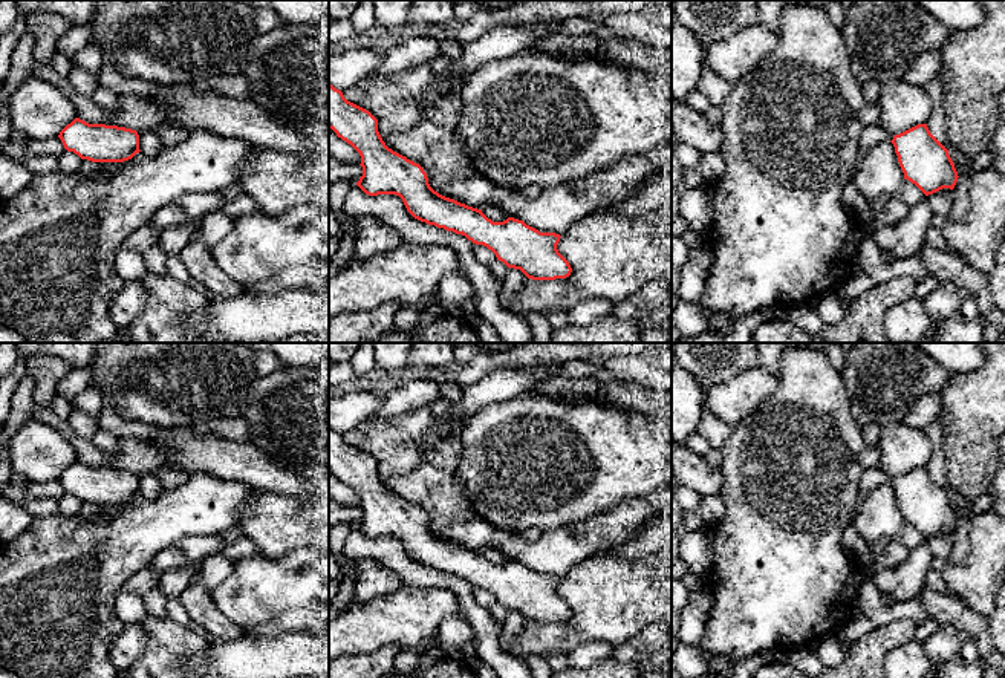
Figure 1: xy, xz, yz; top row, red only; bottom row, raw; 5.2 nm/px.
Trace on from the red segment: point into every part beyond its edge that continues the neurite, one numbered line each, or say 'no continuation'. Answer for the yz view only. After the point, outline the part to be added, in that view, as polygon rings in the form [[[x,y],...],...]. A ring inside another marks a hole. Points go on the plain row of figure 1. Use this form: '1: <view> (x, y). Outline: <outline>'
1: yz (871, 478). Outline: [[[867,467],[863,470],[861,478],[860,478],[860,493],[857,499],[857,511],[860,510],[864,496],[872,490],[880,485],[892,484],[895,478],[889,476],[881,470],[881,467]]]

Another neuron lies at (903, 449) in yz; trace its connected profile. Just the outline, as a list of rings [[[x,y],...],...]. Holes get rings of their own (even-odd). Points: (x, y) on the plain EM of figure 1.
[[[893,422],[881,430],[878,442],[880,467],[892,478],[899,478],[918,467],[927,467],[933,445],[922,429]]]

